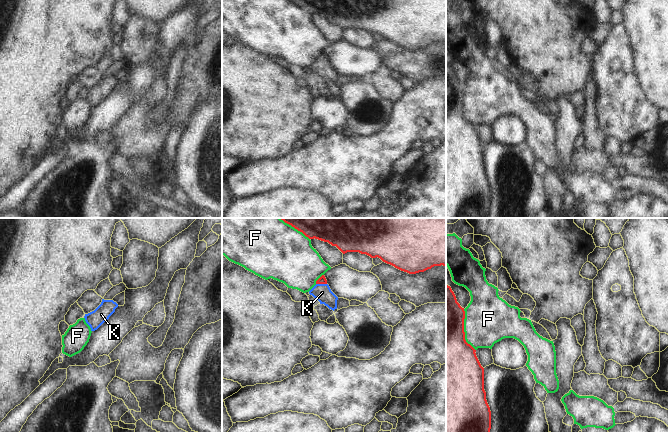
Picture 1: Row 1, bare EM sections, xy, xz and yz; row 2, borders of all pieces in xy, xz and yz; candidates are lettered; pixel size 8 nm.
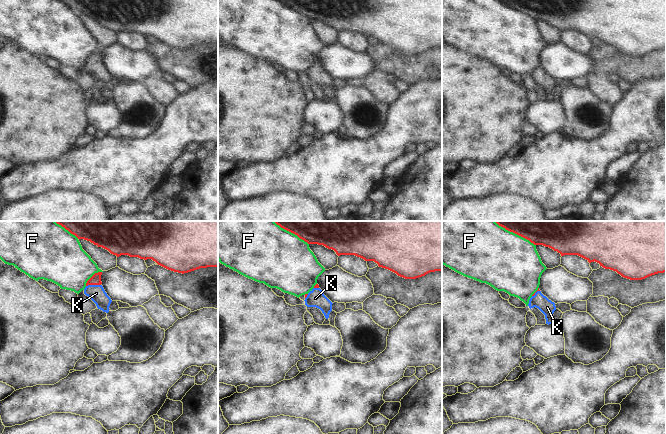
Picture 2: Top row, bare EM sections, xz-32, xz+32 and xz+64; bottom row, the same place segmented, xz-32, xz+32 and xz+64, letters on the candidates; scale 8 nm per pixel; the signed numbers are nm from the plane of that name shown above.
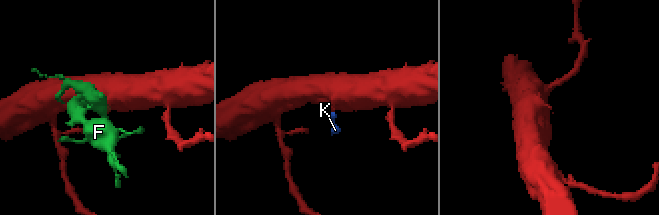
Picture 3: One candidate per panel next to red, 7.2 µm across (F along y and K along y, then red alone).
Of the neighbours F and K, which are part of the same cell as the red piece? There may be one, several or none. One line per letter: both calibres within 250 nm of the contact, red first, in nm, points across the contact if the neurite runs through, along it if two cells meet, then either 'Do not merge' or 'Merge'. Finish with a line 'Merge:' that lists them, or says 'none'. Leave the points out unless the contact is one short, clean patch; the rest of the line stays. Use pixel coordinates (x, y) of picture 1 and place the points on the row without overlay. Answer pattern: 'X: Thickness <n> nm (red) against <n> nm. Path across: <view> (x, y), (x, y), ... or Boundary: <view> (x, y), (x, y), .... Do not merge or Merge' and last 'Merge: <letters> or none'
F: Thickness 400 nm (red) against 380 nm. Do not merge
K: Thickness 60 nm (red) against 140 nm. Path across: xz (322, 56), (321, 59), (322, 68). Merge
Merge: K

